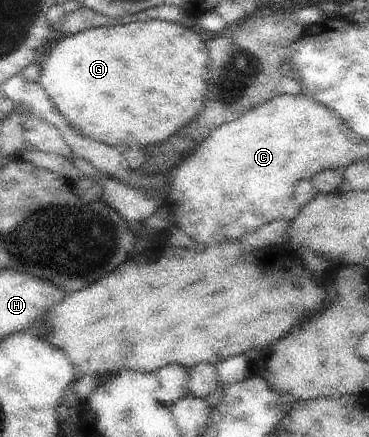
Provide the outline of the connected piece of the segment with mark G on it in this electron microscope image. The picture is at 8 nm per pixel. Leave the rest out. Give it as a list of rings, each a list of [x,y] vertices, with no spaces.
[[[145,20],[93,27],[58,39],[42,60],[37,84],[67,124],[113,148],[155,146],[197,118],[212,79],[205,35],[172,21]]]

